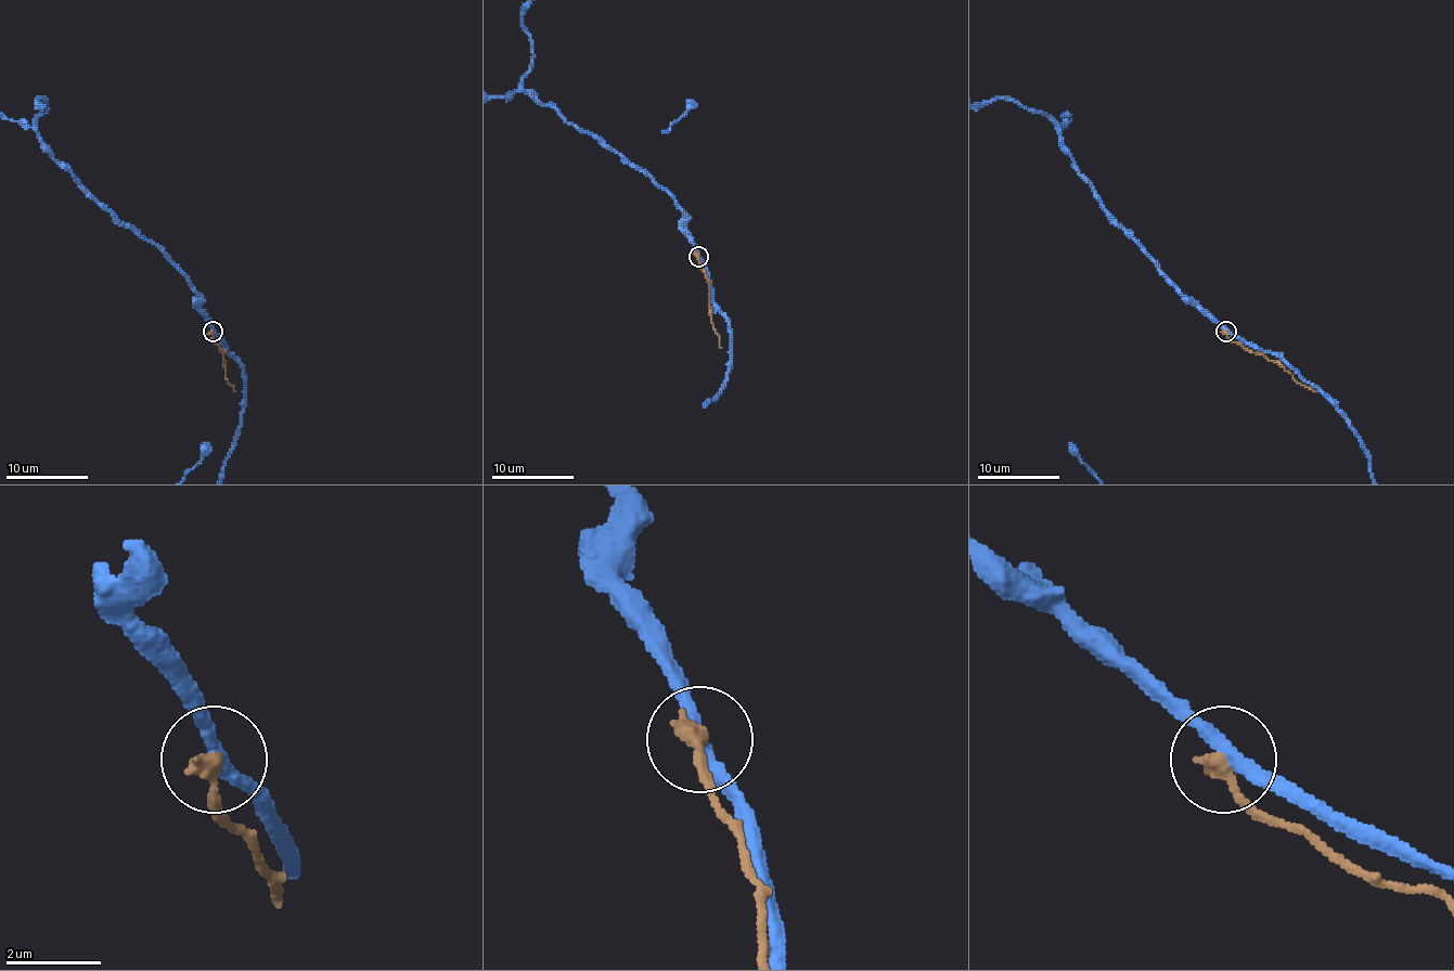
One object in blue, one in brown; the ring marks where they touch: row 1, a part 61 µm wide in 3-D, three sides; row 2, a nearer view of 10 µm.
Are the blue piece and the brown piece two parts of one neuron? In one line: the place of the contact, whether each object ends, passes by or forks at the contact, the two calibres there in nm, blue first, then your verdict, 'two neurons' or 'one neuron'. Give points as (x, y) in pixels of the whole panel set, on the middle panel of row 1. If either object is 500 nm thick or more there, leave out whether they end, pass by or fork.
place (698, 256); blue passes by; brown ends; calibres 300 and 360 nm; two neurons

